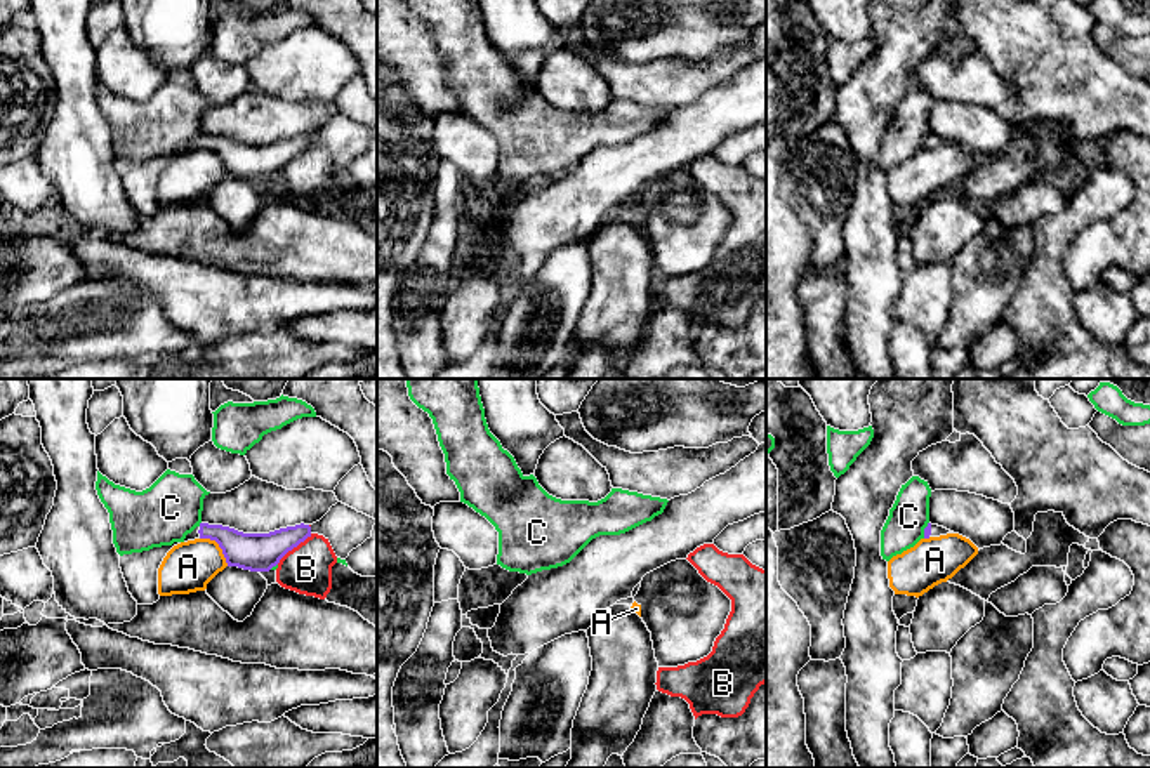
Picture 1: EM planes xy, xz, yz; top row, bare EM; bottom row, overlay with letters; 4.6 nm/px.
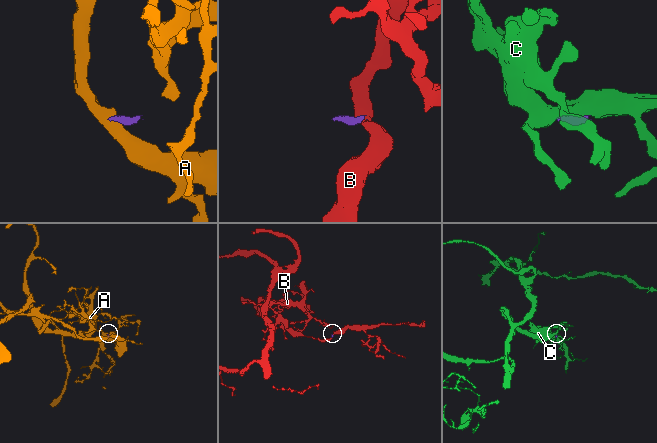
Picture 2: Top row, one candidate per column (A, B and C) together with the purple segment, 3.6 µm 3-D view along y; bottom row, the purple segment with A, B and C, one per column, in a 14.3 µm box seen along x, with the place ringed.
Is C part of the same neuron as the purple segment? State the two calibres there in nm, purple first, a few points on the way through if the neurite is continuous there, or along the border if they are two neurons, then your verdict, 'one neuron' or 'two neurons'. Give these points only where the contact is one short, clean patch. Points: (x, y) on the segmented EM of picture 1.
calibres 30 and 180 nm; two neurons

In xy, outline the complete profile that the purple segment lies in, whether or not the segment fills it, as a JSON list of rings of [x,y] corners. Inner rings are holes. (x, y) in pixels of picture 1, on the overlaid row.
[[[337,502],[316,523],[280,528],[269,533],[243,533],[222,525],[200,523],[184,542],[210,539],[219,544],[228,566],[269,572],[280,559],[313,533],[323,535],[337,558],[346,559],[353,549],[372,537],[377,520]]]

